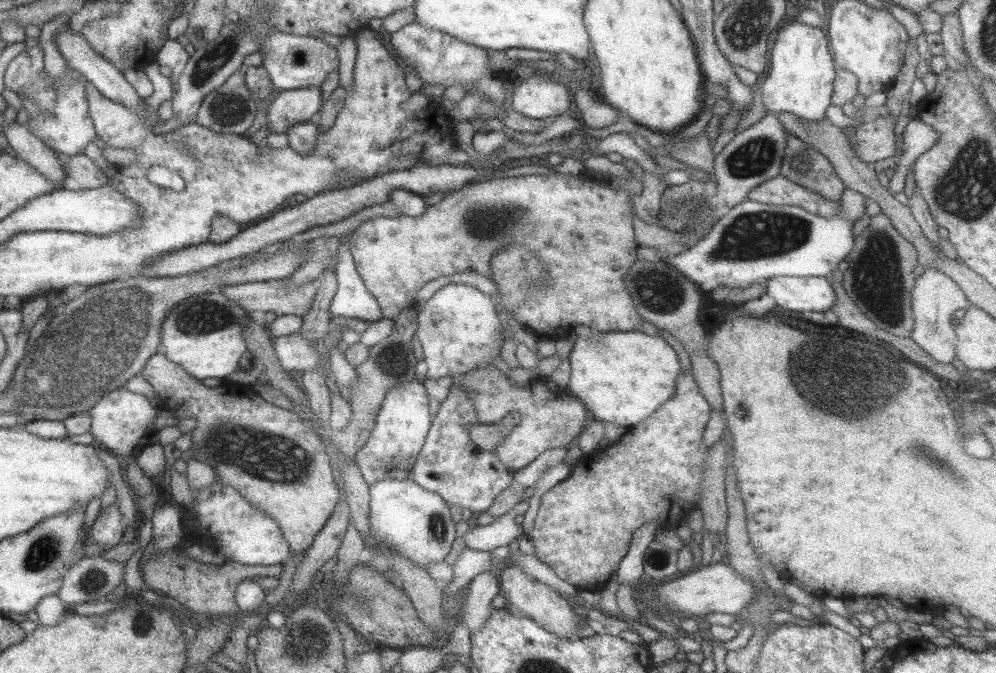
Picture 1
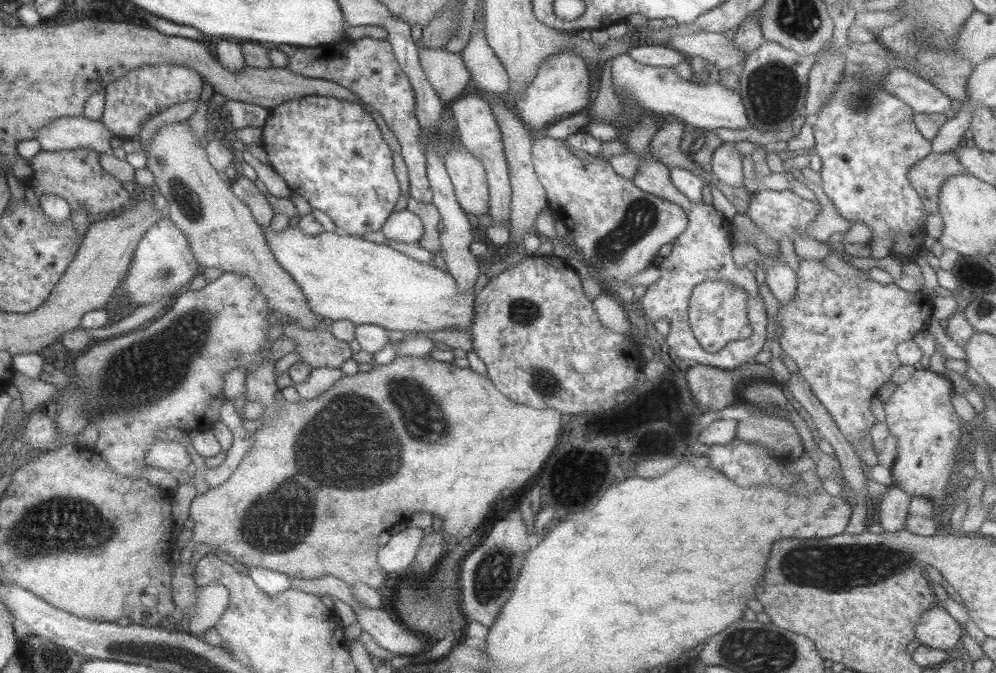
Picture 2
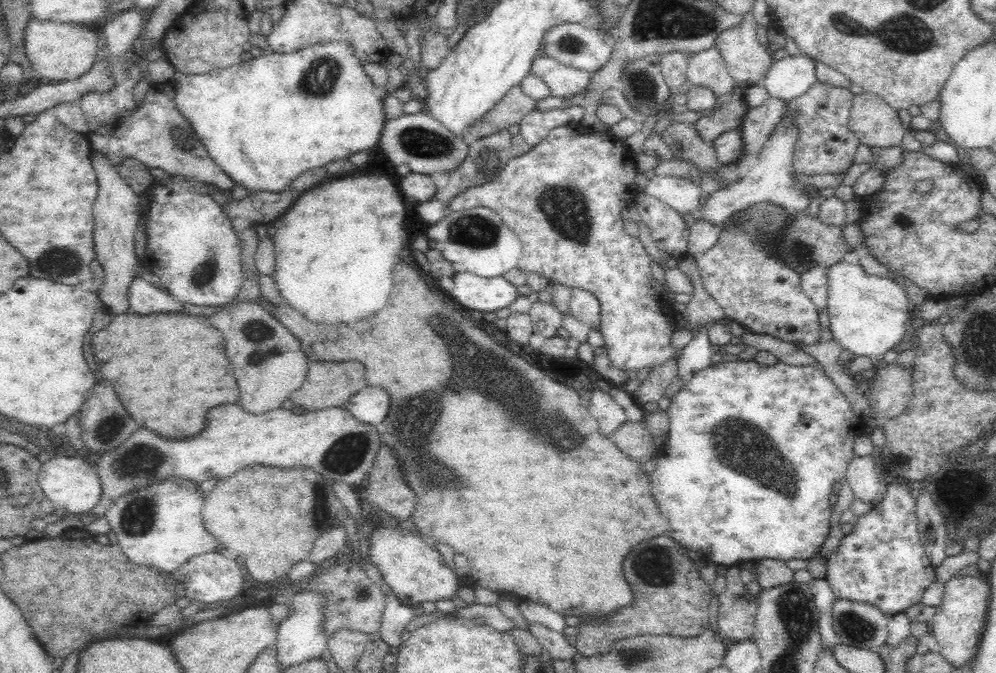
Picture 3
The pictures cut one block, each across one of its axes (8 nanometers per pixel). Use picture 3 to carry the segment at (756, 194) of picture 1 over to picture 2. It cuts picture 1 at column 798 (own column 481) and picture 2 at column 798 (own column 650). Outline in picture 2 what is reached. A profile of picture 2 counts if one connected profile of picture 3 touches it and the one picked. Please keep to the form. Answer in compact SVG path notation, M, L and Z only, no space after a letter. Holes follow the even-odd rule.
M799 257L798 259L800 263L797 271L799 283L797 286L797 294L795 294L795 299L792 302L779 302L780 308L778 309L777 315L777 328L779 326L782 326L783 328L783 333L778 337L779 343L781 344L782 351L784 351L784 353L786 353L792 361L796 362L802 376L804 376L804 378L808 381L808 384L811 386L812 392L831 414L831 417L838 425L840 432L842 432L842 434L854 446L854 444L857 444L863 436L871 434L872 426L877 424L878 421L870 409L870 401L872 398L877 396L879 388L891 380L890 378L892 374L894 374L898 368L903 366L899 360L898 353L896 352L896 347L898 344L912 339L918 331L925 330L929 325L930 317L933 312L933 298L929 298L928 295L922 293L921 291L908 292L907 290L902 290L902 288L897 287L895 283L878 283L870 277L866 280L852 280L844 278L841 274L836 274L833 270L830 270L827 266L825 266L825 264L823 264L823 260L805 261Z

